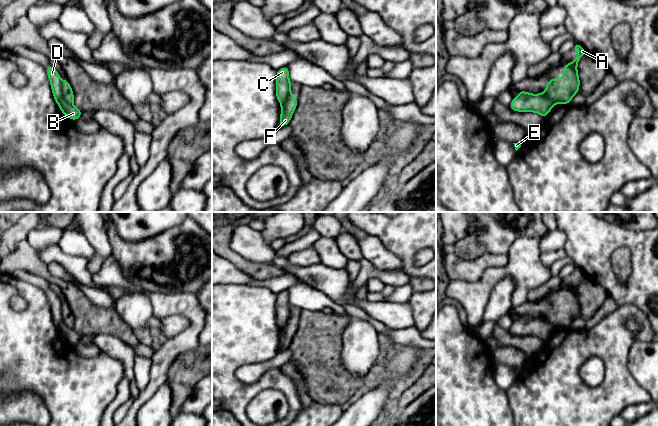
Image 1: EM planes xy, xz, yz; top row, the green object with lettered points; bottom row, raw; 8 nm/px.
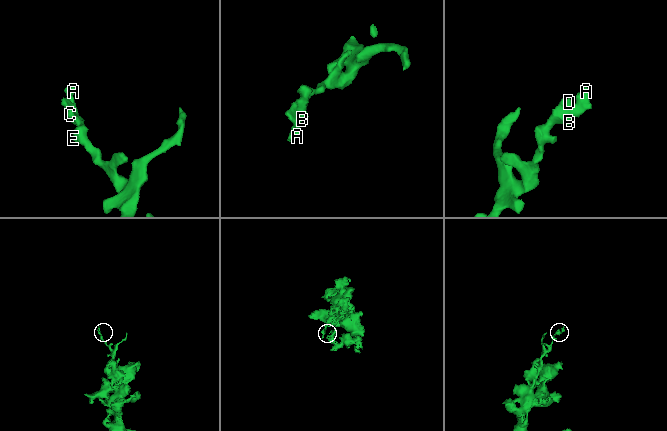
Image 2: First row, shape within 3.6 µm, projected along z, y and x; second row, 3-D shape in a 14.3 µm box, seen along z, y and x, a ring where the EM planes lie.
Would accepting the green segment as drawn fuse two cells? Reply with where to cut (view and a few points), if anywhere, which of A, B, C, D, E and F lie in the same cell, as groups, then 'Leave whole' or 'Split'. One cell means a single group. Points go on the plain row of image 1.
Split along xy (61, 307), (62, 321), (72, 327). Groups: A F / B C D E. Split

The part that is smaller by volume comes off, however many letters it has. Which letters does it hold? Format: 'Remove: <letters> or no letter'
Remove: A, F

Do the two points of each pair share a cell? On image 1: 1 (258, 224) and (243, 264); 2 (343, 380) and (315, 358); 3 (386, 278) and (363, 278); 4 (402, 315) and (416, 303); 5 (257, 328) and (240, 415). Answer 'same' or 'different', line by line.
1: different
2: same
3: same
4: different
5: same

